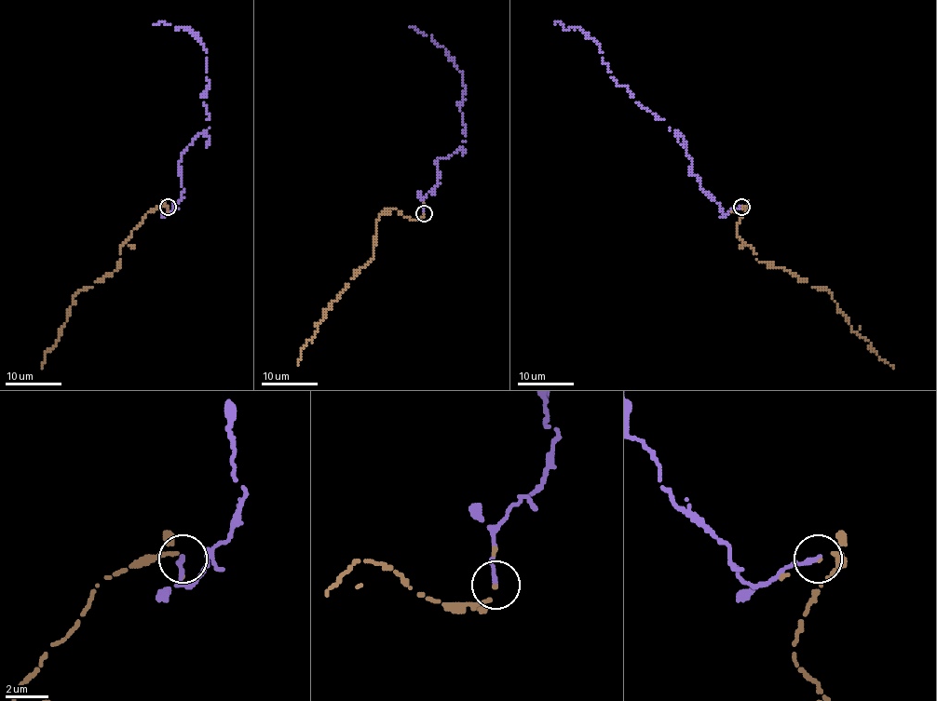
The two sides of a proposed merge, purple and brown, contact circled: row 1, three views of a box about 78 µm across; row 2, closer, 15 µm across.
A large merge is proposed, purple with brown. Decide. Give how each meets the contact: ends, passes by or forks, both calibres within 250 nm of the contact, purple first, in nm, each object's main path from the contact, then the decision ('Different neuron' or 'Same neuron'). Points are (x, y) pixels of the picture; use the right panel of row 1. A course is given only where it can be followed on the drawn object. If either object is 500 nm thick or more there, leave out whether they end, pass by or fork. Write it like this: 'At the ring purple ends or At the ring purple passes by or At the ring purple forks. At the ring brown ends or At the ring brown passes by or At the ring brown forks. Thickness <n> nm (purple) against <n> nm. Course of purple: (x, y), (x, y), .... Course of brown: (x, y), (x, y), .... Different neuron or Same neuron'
At the ring purple ends. At the ring brown ends. Thickness 240 nm (purple) against 140 nm. Course of purple: (741, 207), (727, 213), (721, 210), (693, 174), (683, 137), (612, 78), (592, 37), (578, 28), (554, 25). Course of brown: (741, 208), (747, 208), (736, 235), (758, 261), (825, 288), (852, 330), (892, 369). Same neuron

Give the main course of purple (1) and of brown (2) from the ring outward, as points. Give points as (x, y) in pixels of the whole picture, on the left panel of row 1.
1: (168, 207), (168, 213), (183, 191), (181, 156), (209, 128), (210, 82), (207, 51), (190, 28), (154, 25)
2: (168, 208), (154, 208), (144, 215), (120, 246), (117, 268), (73, 296), (67, 319), (45, 352), (41, 369)

